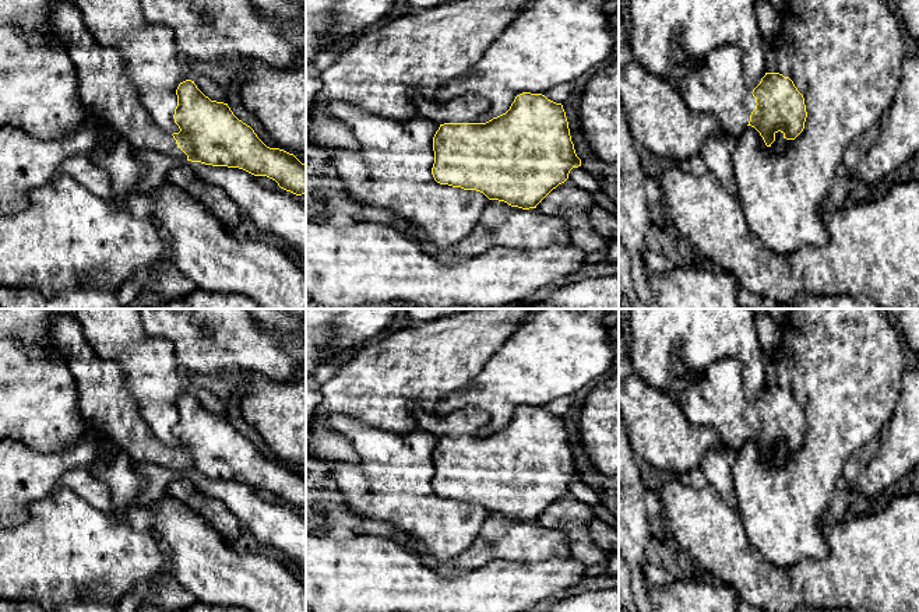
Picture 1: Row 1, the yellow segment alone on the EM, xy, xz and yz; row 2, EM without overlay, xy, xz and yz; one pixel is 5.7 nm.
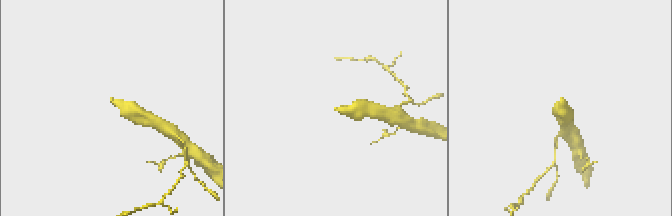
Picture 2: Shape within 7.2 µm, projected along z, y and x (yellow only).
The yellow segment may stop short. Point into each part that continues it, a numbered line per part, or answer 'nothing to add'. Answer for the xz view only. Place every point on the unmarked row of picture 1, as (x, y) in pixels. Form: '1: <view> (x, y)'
1: xz (465, 422)

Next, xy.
1: xy (105, 403)

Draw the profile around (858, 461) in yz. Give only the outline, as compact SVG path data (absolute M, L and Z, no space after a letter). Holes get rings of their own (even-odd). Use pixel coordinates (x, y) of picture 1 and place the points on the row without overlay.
M874 437L865 447L856 450L845 464L842 478L849 488L858 488L859 474L866 468L870 460L878 453L881 437Z

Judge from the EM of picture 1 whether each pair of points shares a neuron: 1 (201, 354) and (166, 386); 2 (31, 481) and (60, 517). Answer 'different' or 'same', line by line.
1: different
2: different

